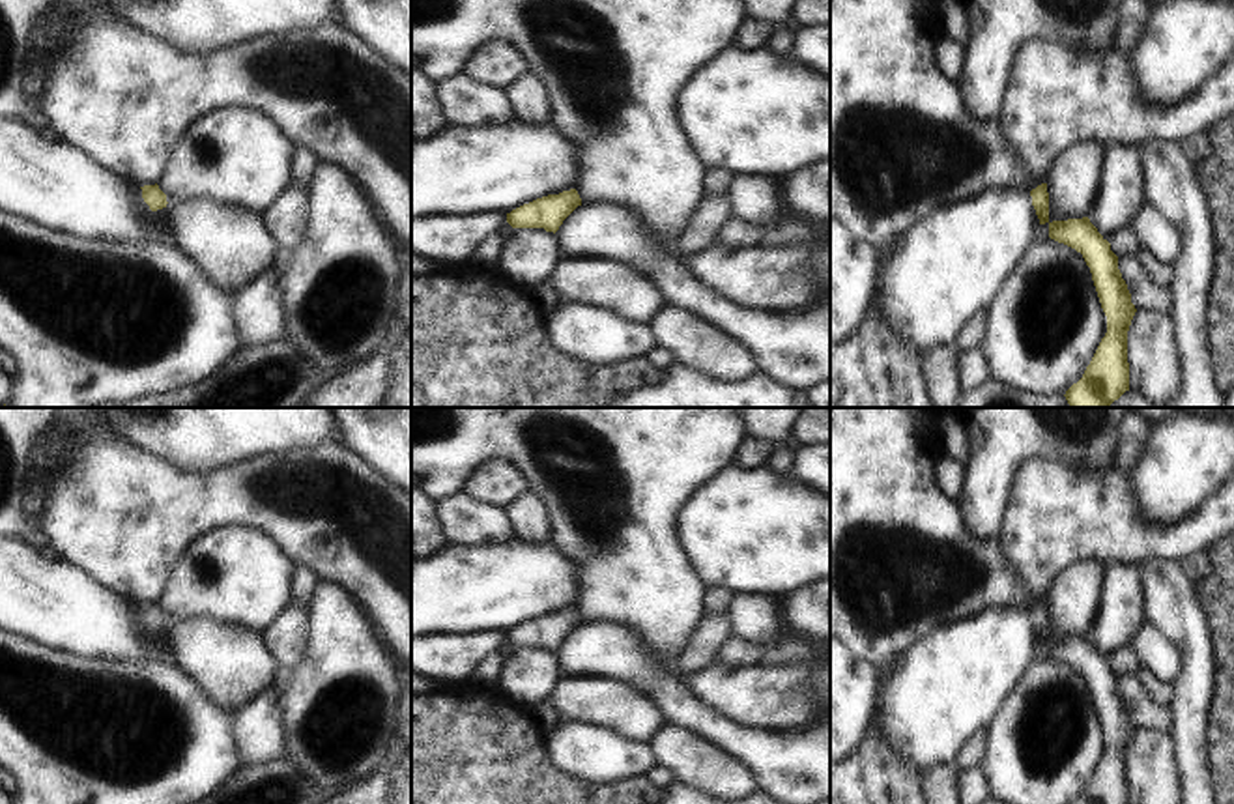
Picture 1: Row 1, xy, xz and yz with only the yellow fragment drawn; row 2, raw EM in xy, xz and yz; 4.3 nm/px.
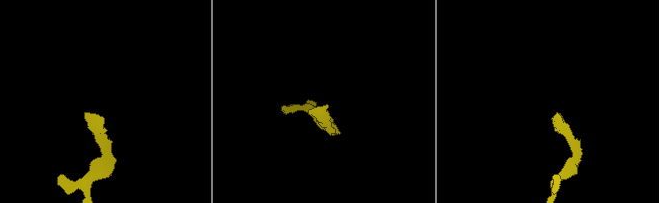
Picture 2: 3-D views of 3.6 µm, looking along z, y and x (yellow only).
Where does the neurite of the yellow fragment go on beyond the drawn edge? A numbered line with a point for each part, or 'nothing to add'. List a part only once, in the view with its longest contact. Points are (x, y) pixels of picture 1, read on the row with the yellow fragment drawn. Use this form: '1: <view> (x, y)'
nothing to add

